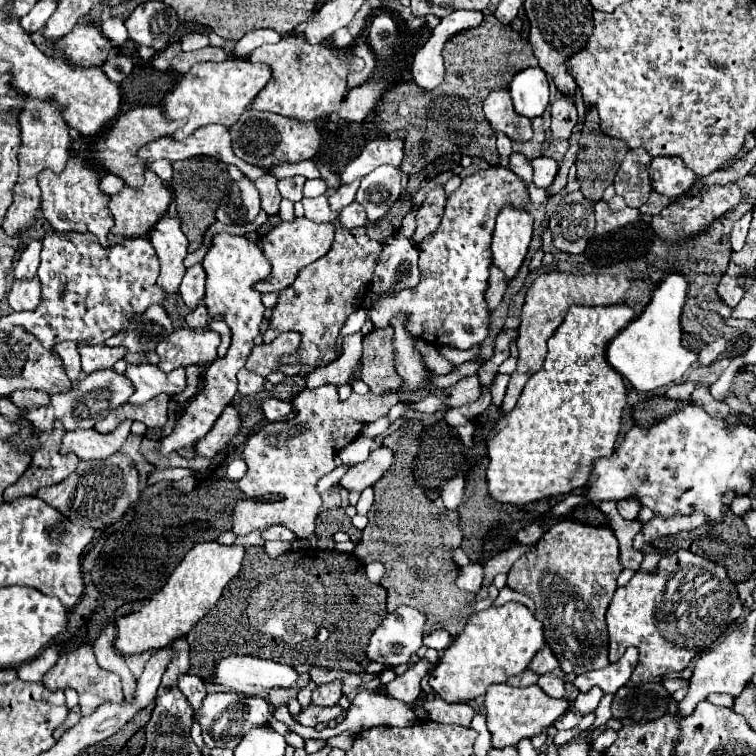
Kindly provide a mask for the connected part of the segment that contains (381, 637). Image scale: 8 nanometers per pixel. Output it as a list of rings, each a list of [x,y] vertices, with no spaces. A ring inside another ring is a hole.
[[[397,607],[373,631],[367,655],[371,661],[383,663],[385,667],[409,663],[411,655],[415,655],[423,645],[423,631],[425,615],[413,607]]]

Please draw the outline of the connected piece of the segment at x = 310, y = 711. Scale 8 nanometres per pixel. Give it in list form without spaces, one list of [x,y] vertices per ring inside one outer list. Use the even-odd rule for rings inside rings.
[[[309,705],[307,709],[303,709],[299,713],[299,723],[305,727],[315,727],[319,723],[327,723],[331,719],[337,719],[343,713],[341,705],[333,705],[333,707],[317,707],[317,705]]]

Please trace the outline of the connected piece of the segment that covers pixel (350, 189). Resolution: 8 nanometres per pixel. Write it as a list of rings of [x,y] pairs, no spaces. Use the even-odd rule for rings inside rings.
[[[353,181],[353,183],[347,183],[347,185],[341,185],[331,197],[329,197],[329,203],[331,203],[331,209],[335,211],[341,211],[343,207],[347,207],[353,199],[355,199],[355,193],[359,189],[359,181]]]

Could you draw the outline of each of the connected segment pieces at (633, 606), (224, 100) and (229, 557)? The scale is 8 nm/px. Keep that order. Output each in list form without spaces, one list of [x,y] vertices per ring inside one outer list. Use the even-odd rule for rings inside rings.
[[[679,549],[673,555],[661,557],[653,573],[637,571],[625,587],[617,587],[611,605],[607,609],[607,627],[609,627],[609,661],[617,663],[627,647],[635,645],[639,649],[639,667],[633,671],[633,681],[647,681],[653,677],[663,677],[671,671],[683,671],[693,657],[707,651],[741,615],[743,605],[739,601],[735,583],[727,577],[727,571],[699,555],[693,555],[685,549]]]
[[[227,59],[223,63],[215,61],[197,63],[191,71],[187,71],[181,77],[181,81],[175,85],[173,91],[167,93],[163,101],[163,111],[171,119],[187,119],[187,123],[181,129],[177,129],[173,137],[187,139],[193,131],[211,123],[231,127],[233,123],[237,123],[241,113],[253,103],[253,99],[259,95],[261,87],[265,87],[269,79],[271,79],[269,65],[255,65],[245,59]]]
[[[217,541],[197,543],[177,565],[167,585],[151,597],[151,601],[135,613],[129,613],[117,621],[115,647],[123,655],[135,655],[145,651],[159,651],[171,645],[175,639],[187,635],[187,631],[219,601],[223,587],[239,573],[245,547],[221,545]]]

